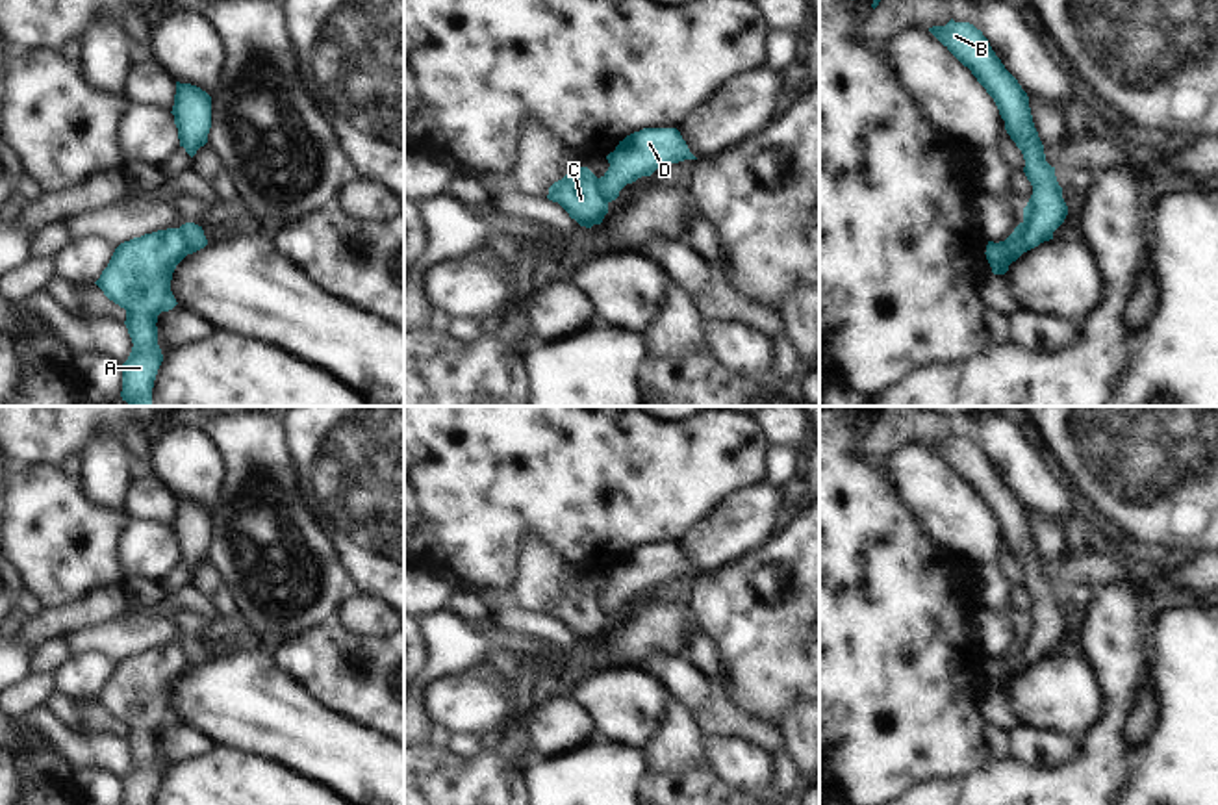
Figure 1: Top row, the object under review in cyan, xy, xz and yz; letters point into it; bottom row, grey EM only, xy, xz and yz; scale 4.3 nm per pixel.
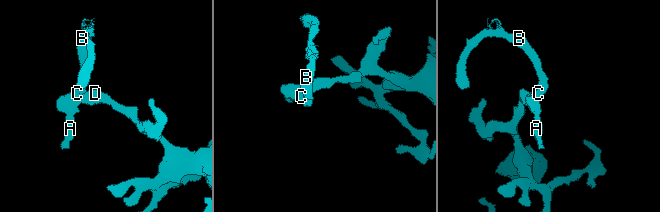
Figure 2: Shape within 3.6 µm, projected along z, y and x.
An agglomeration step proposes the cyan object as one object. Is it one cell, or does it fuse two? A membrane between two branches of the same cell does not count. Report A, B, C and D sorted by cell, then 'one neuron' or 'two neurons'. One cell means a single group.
groups A B C / D; two neurons

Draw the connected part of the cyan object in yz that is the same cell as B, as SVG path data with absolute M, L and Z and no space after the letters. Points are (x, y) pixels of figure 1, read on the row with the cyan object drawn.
M953 19L945 26L929 28L929 32L971 70L994 98L1007 134L1023 154L1023 172L1033 185L1033 195L1023 208L1027 230L1014 243L1003 241L1009 263L1012 263L1023 252L1053 239L1053 232L1064 223L1068 206L1062 198L1062 187L1057 182L1055 167L1046 161L1027 93L1005 69L983 32L970 22L955 22Z

